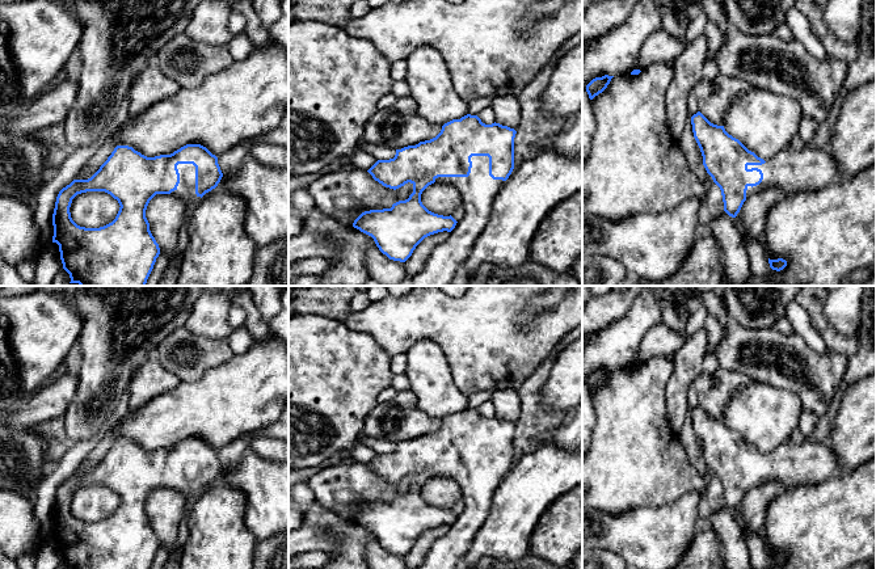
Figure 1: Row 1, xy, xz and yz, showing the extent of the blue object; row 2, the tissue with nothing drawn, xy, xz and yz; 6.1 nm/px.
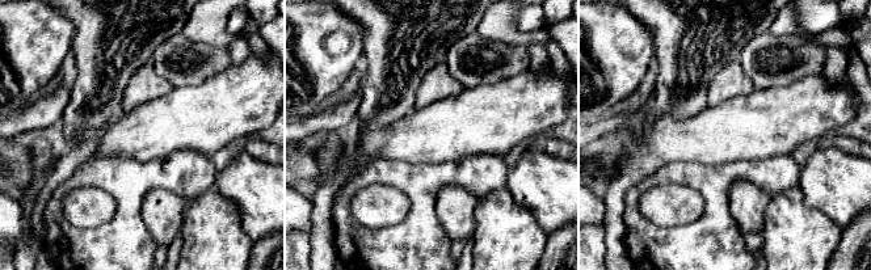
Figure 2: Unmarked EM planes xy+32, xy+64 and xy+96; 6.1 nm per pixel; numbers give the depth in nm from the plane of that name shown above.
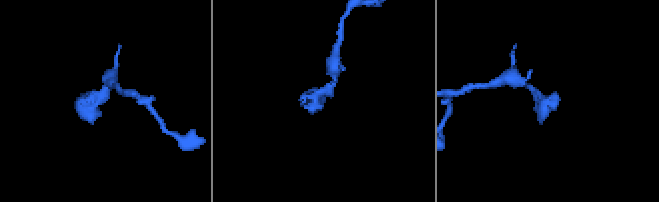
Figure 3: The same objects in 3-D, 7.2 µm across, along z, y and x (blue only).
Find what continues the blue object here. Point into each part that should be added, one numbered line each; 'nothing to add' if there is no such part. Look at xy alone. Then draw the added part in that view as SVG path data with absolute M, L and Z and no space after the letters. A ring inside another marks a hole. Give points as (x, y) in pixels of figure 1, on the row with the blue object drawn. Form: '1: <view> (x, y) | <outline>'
1: xy (185, 190) | M178 164L180 184L173 195L184 199L188 205L201 201L201 197L195 194L195 167L193 164Z

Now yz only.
1: yz (812, 168) | M788 148L765 161L762 165L747 165L747 169L761 169L763 180L757 186L747 186L746 198L767 187L782 187L787 194L804 189L820 190L845 178L827 148L804 148L803 151Z

